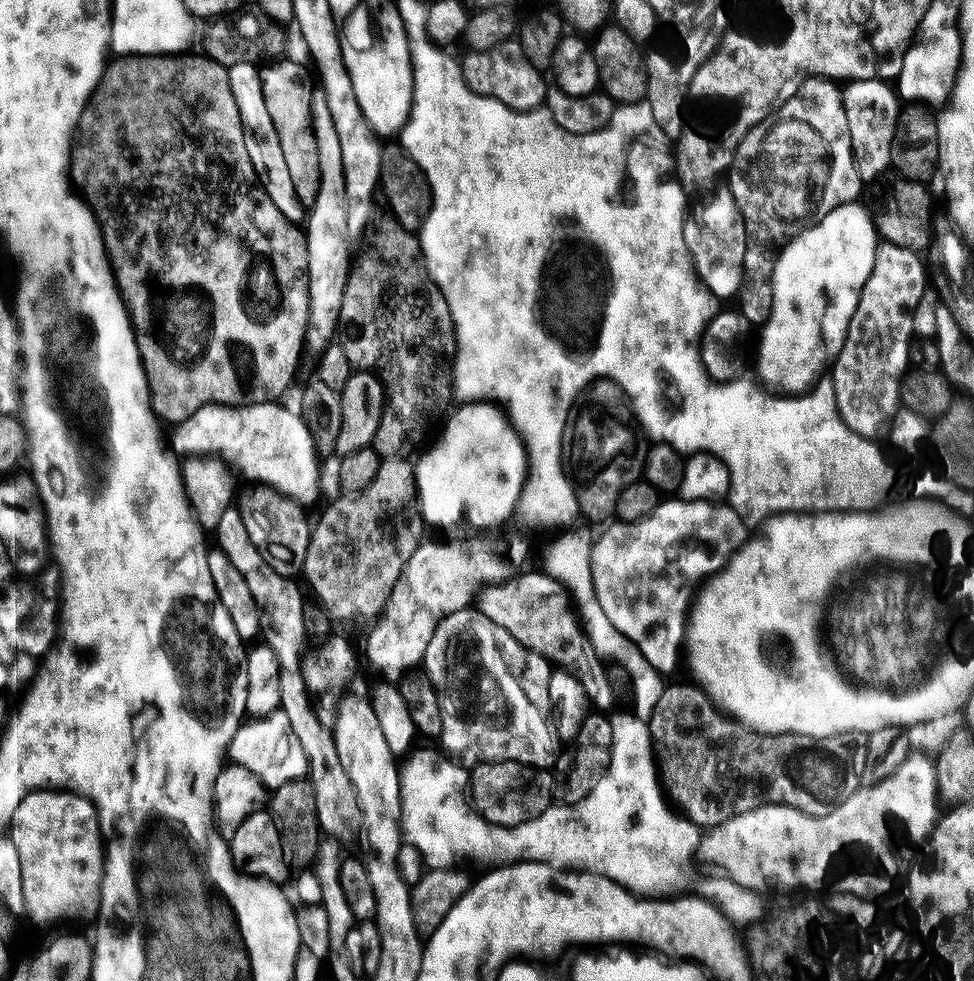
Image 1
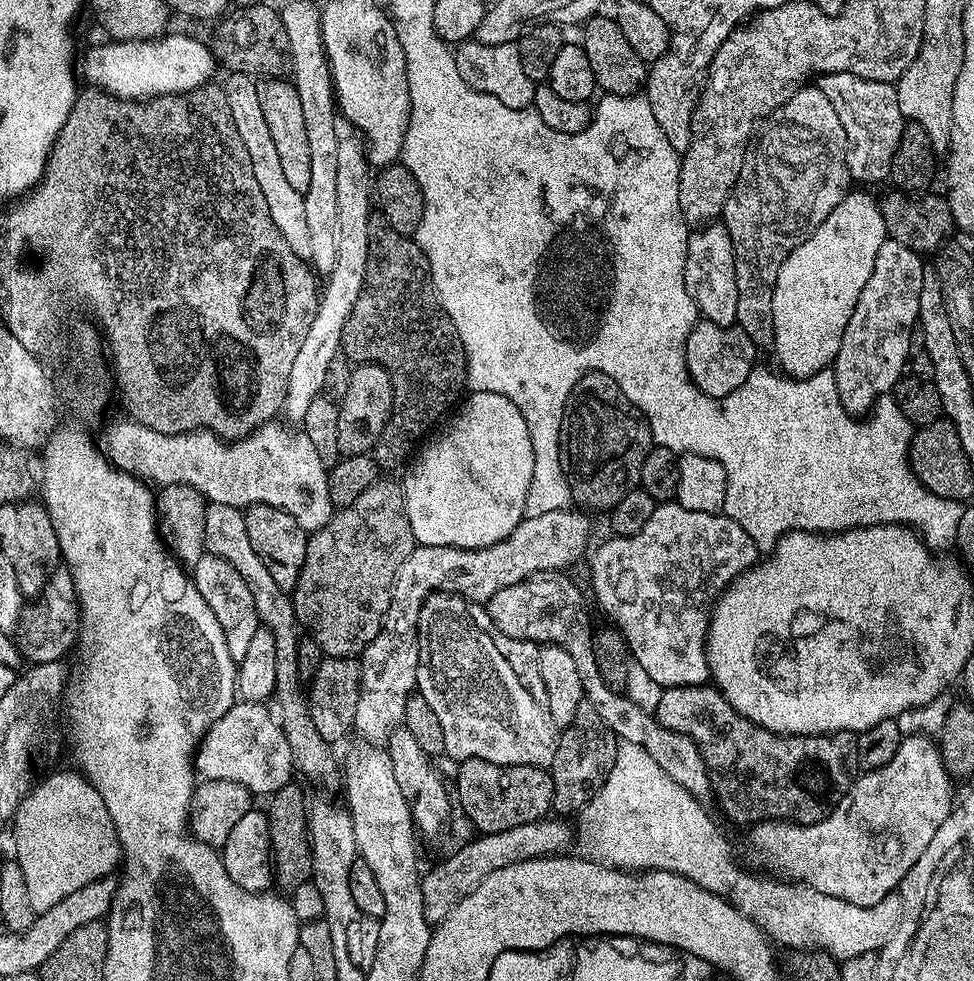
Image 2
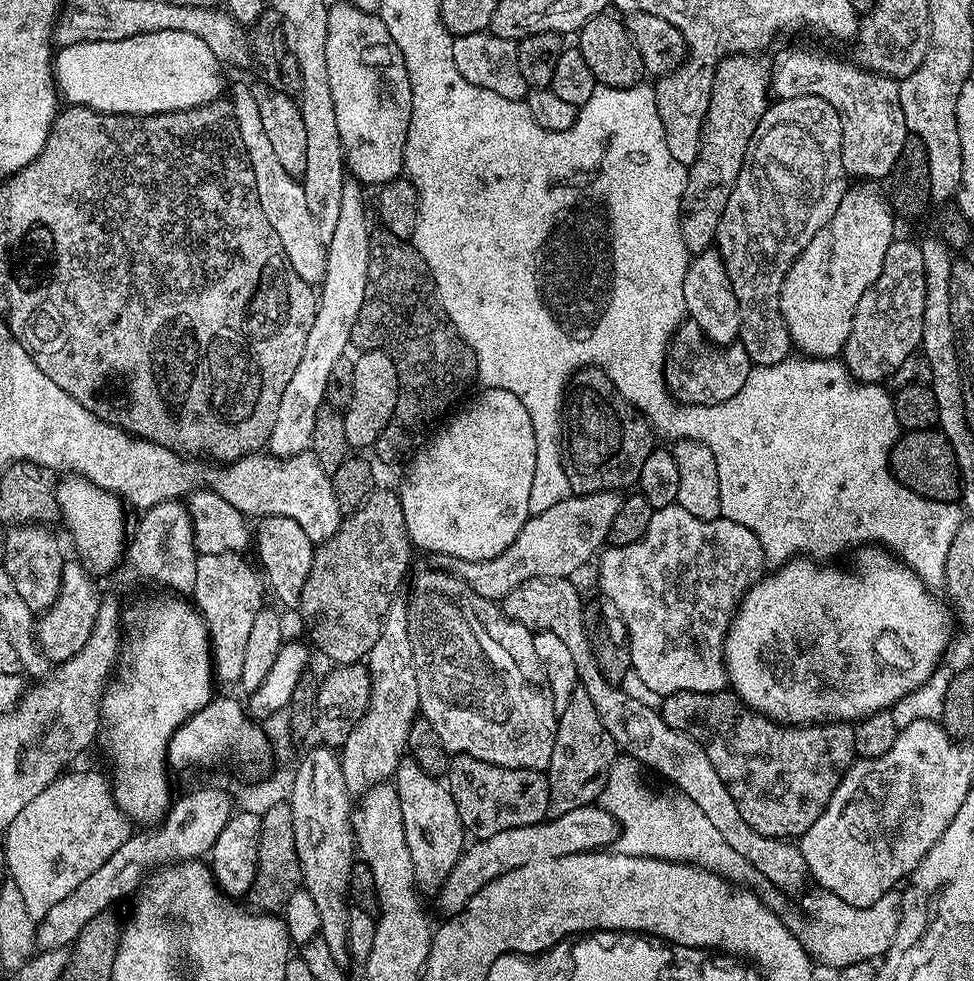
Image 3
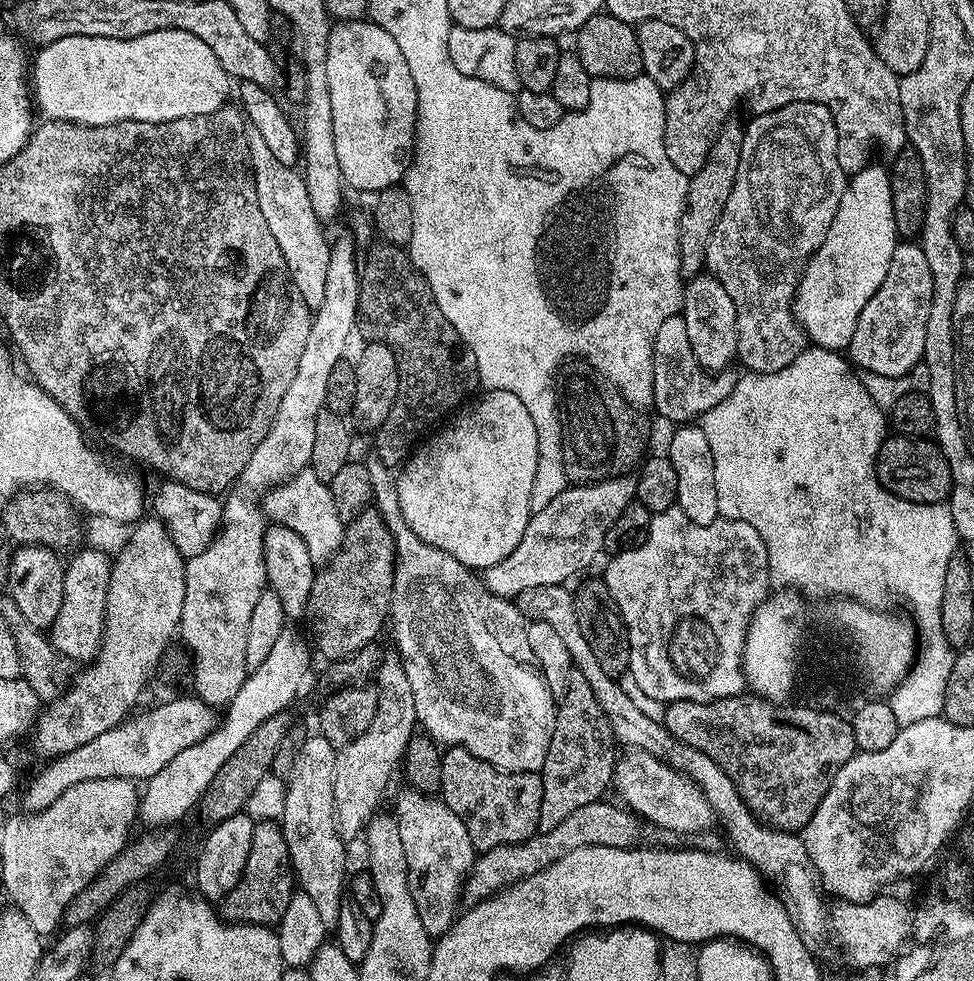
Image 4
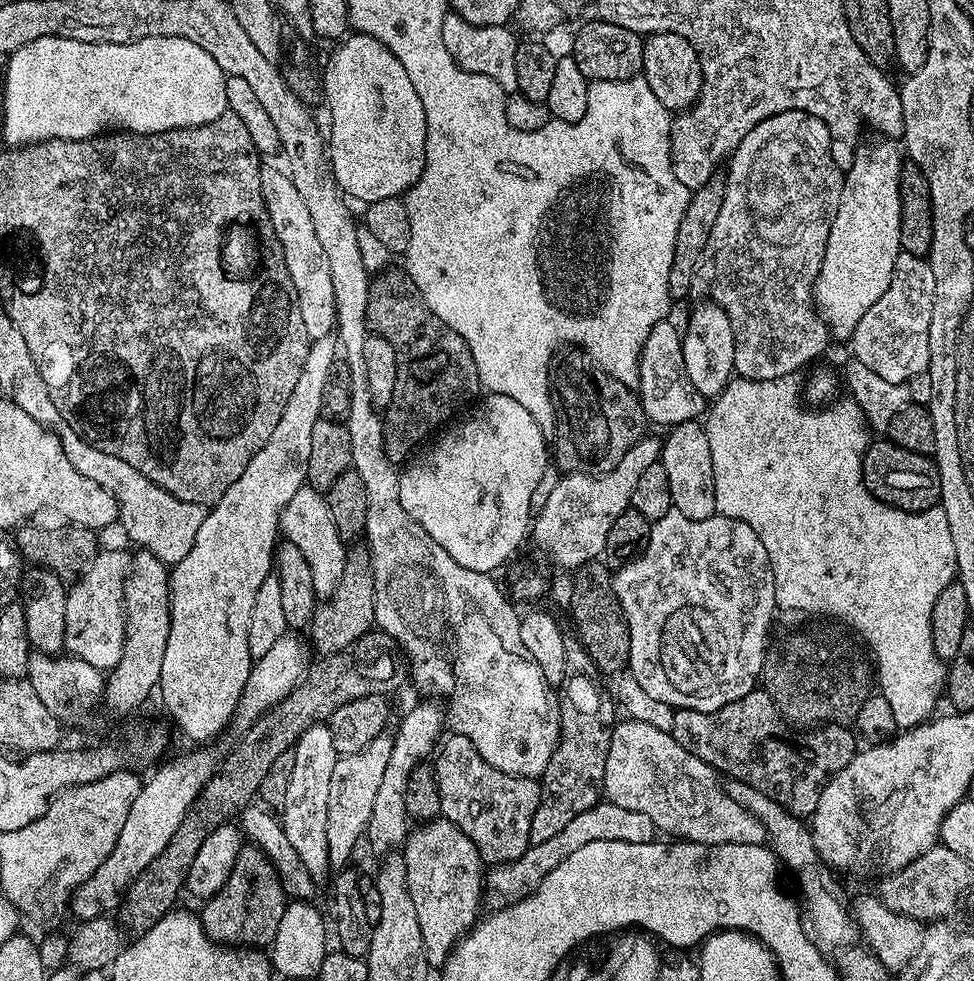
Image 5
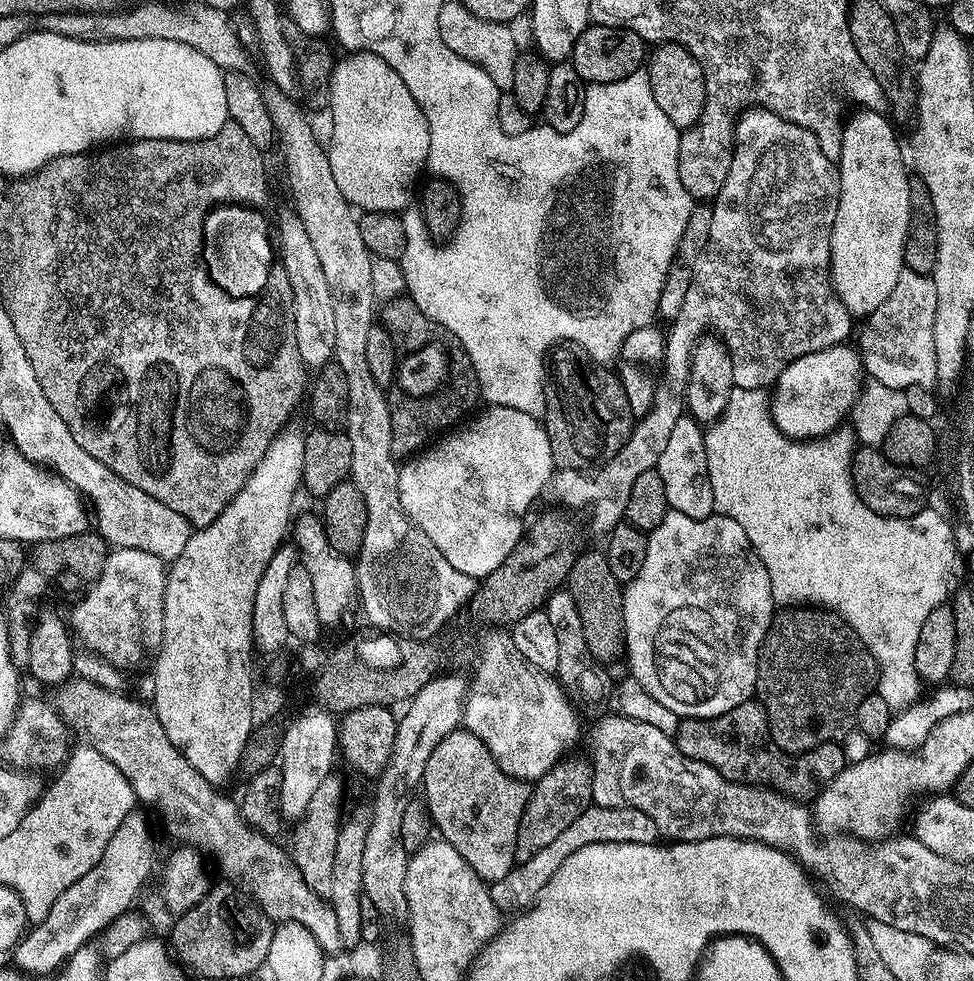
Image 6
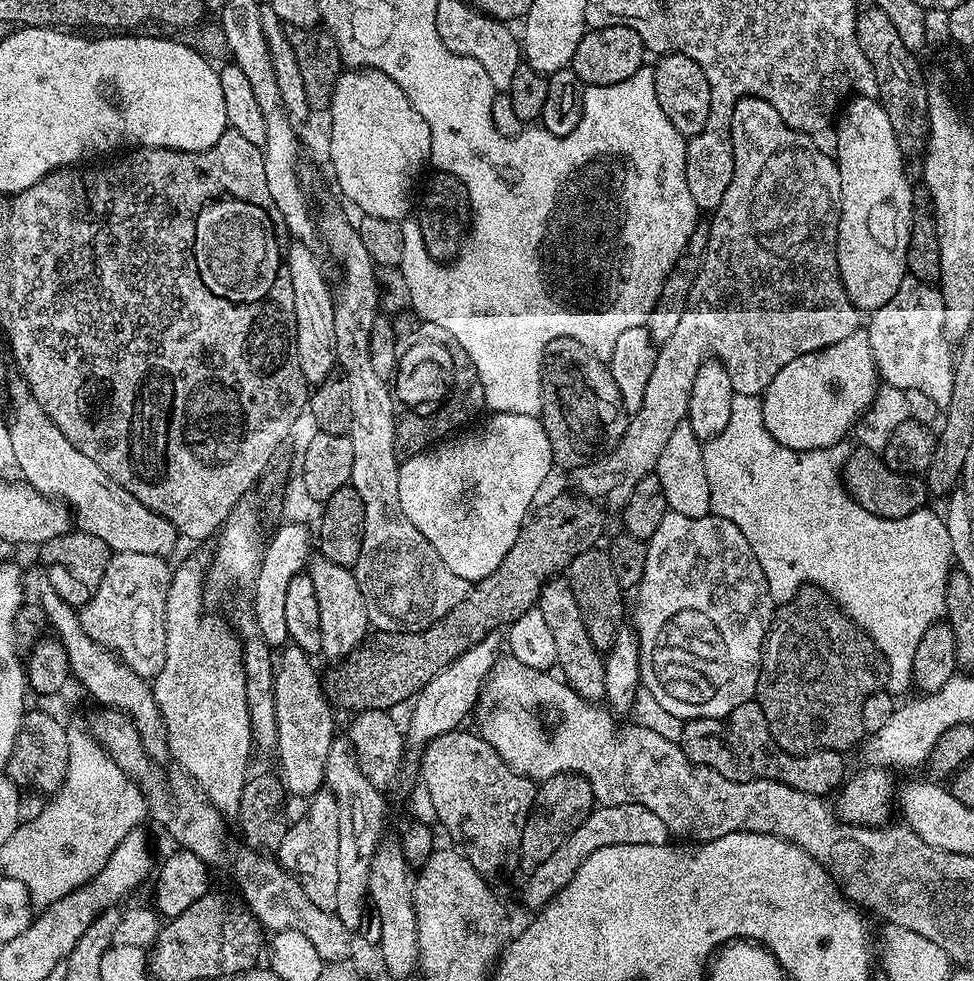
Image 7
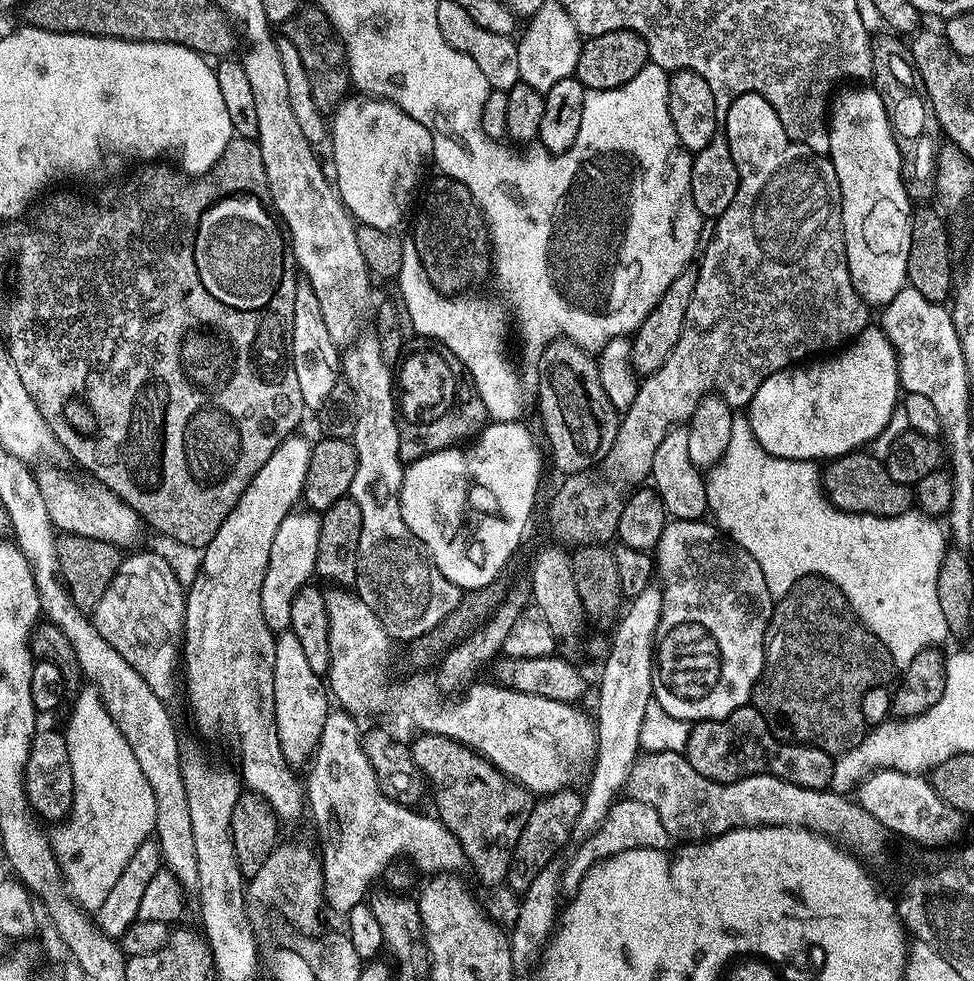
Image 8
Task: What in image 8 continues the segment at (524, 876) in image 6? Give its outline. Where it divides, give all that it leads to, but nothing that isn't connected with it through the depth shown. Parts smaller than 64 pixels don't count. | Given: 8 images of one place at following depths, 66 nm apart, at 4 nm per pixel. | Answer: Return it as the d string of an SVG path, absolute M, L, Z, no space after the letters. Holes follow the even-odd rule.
M627 798L617 799L599 828L593 829L590 835L579 841L576 853L566 860L566 888L569 893L576 893L582 878L595 864L600 861L622 854L626 850L635 848L662 848L667 849L670 837L666 826L662 826L662 818L658 818L654 806L646 806L646 802L638 802Z

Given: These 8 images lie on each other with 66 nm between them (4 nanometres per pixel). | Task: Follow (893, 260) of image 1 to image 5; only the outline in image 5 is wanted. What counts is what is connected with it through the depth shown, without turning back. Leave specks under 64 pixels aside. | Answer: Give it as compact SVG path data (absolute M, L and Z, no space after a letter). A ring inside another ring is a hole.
M900 252L894 262L894 274L890 278L890 286L886 286L886 294L862 314L862 322L854 326L850 337L852 344L851 355L869 370L874 370L887 382L907 384L911 376L915 376L921 365L927 366L930 362L930 314L934 314L934 270L930 270L927 259L914 254Z

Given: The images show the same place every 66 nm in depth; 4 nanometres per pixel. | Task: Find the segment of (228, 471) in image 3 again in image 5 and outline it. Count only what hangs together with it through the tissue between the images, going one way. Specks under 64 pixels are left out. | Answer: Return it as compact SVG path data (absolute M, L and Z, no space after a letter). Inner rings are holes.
M305 486L286 502L280 515L279 535L284 540L294 542L298 550L306 557L310 565L310 575L314 577L314 590L317 597L329 598L335 594L336 587L342 582L343 570L349 556L346 541L338 534L338 526L334 526L334 517L330 514L328 497L311 486Z

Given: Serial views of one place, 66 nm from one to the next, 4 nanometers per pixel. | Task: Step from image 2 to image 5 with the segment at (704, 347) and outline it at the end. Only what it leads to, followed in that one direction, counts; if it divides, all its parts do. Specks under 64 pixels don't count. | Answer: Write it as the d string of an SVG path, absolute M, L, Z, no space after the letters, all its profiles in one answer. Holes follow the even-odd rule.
M671 319L659 320L650 330L640 351L640 382L638 395L644 411L645 421L663 426L681 424L687 420L703 417L706 412L706 398L694 390L684 369L682 358L682 332L671 324Z

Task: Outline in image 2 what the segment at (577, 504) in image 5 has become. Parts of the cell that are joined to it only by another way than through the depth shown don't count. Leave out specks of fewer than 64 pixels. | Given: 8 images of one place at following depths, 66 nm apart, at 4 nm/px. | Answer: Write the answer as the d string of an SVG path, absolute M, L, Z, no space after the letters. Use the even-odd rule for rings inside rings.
M554 510L541 516L525 515L514 531L502 542L494 546L485 548L451 548L450 546L426 546L421 544L416 546L406 562L398 572L399 579L413 580L419 586L419 592L429 597L433 588L436 592L457 592L460 596L465 596L476 606L487 605L498 590L506 590L506 586L514 586L514 582L522 582L528 576L536 576L540 572L559 572L568 570L568 567L579 558L584 552L584 547L588 544L588 535L592 532L593 517L584 510Z

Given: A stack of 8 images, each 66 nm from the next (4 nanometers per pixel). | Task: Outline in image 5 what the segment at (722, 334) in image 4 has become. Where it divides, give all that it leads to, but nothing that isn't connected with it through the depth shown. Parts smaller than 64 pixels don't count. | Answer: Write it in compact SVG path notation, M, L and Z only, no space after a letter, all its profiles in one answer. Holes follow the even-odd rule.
M711 302L700 304L688 316L688 325L683 325L682 358L684 369L698 394L705 398L715 398L725 391L728 379L733 379L734 366L734 330L730 318L722 306Z

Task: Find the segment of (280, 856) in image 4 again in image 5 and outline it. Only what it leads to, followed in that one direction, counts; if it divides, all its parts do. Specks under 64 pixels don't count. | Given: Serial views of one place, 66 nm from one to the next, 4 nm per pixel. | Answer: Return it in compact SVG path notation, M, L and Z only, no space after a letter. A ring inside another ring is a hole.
M255 846L241 847L230 878L209 900L203 901L204 909L198 912L200 925L211 940L221 946L251 946L257 950L271 945L275 931L282 919L286 893L280 885L276 867Z

